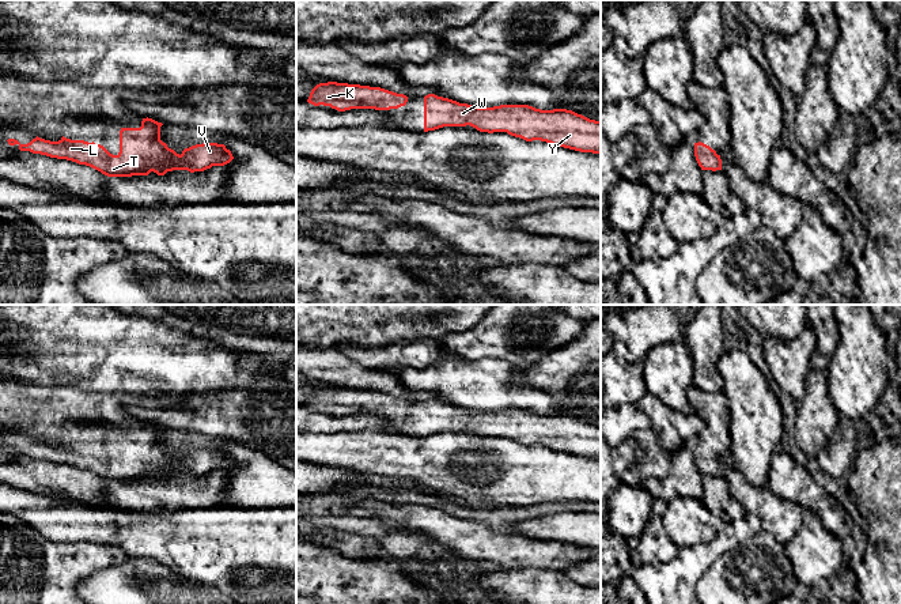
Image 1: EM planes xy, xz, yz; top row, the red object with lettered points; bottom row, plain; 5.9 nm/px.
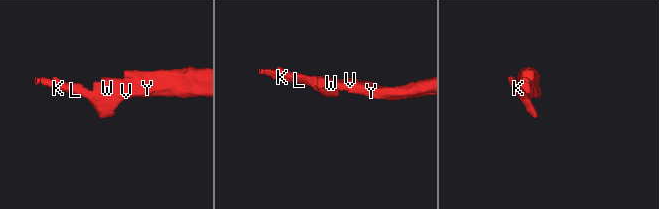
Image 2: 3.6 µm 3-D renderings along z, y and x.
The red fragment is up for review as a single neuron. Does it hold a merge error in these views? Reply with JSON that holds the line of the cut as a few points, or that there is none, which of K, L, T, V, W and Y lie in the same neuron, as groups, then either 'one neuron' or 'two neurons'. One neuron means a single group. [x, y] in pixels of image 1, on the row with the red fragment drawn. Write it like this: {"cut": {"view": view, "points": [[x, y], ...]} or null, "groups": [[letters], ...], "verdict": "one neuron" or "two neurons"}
{"cut": null, "groups": [["K", "L", "T", "V", "W", "Y"]], "verdict": "one neuron"}

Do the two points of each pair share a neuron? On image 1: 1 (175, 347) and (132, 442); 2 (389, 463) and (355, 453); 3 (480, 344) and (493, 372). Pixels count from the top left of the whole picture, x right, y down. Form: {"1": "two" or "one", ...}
{"1": "two", "2": "one", "3": "two"}

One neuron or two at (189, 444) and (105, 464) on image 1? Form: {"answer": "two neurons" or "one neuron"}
{"answer": "two neurons"}

